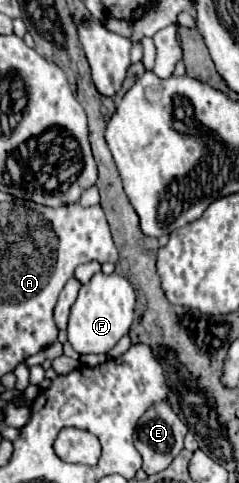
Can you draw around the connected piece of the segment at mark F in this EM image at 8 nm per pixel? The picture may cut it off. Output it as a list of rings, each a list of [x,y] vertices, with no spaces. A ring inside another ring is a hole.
[[[97,272],[87,284],[81,286],[77,302],[69,316],[69,342],[79,354],[107,354],[131,328],[135,312],[135,292],[127,278],[119,274]]]

